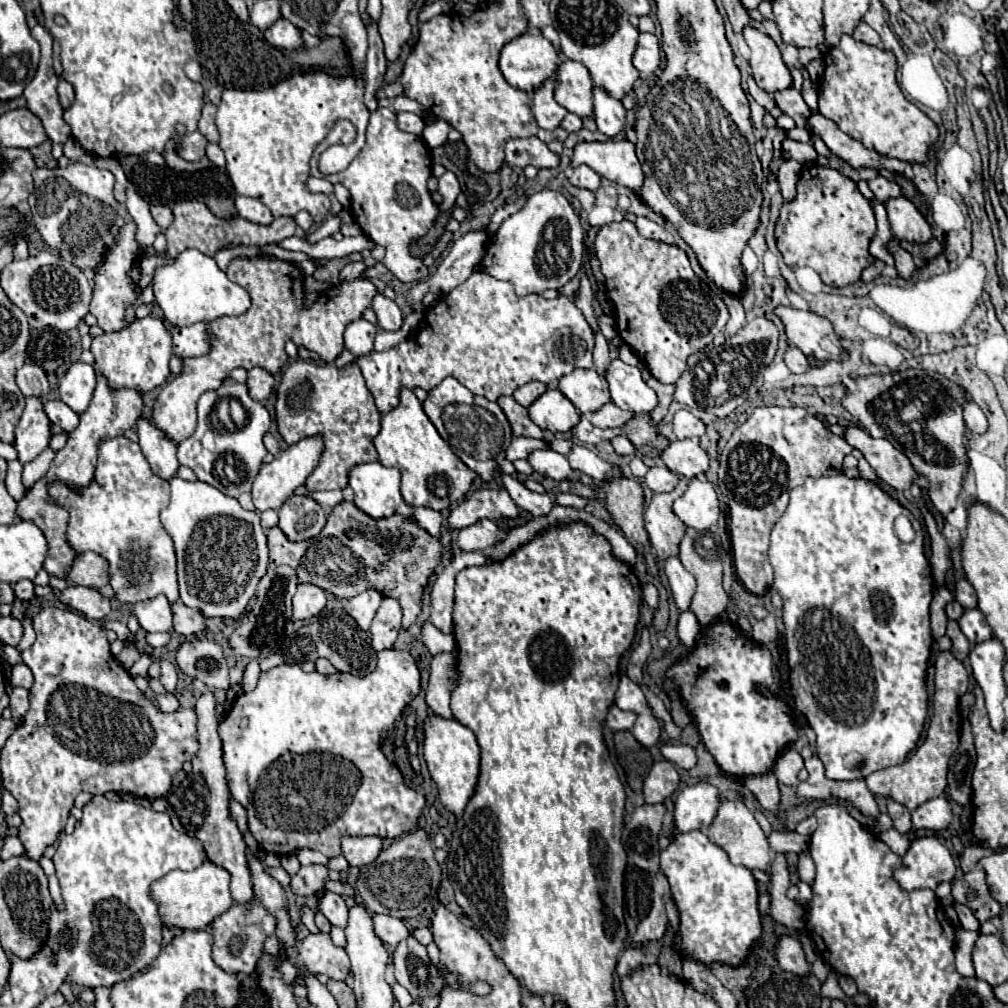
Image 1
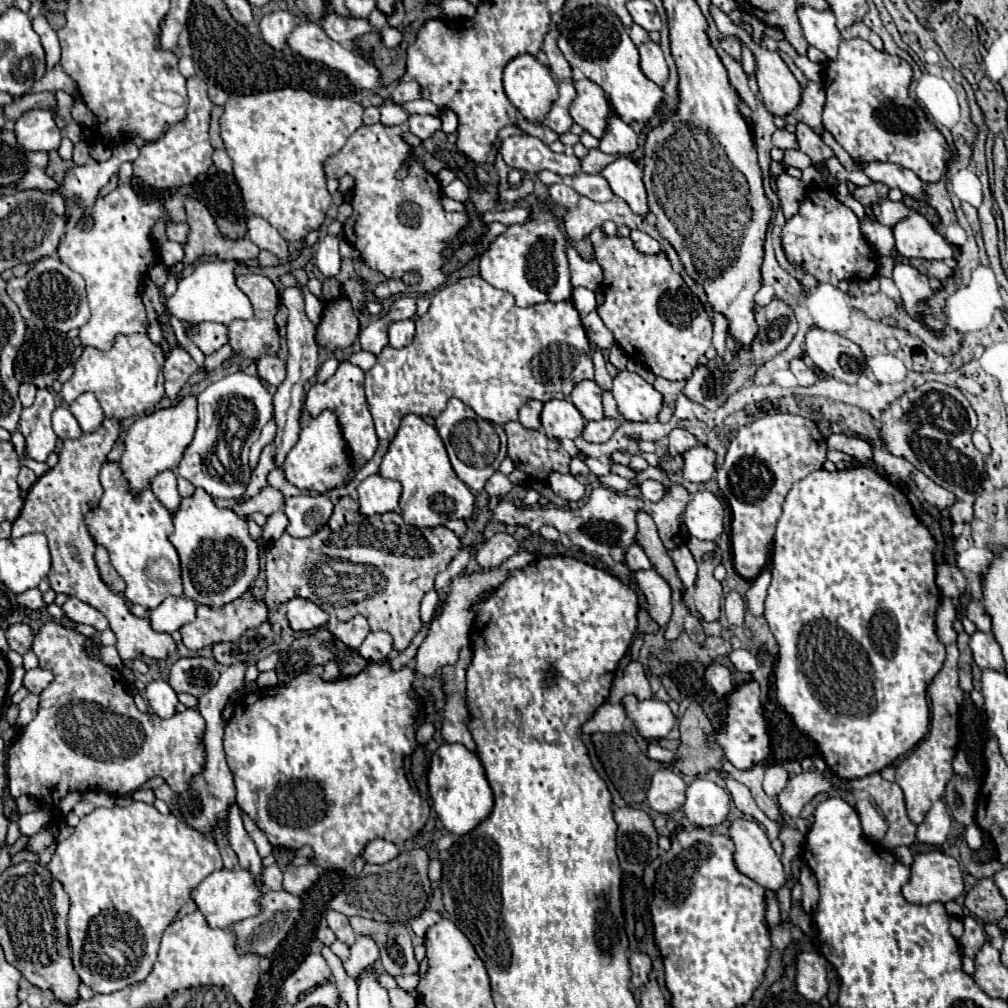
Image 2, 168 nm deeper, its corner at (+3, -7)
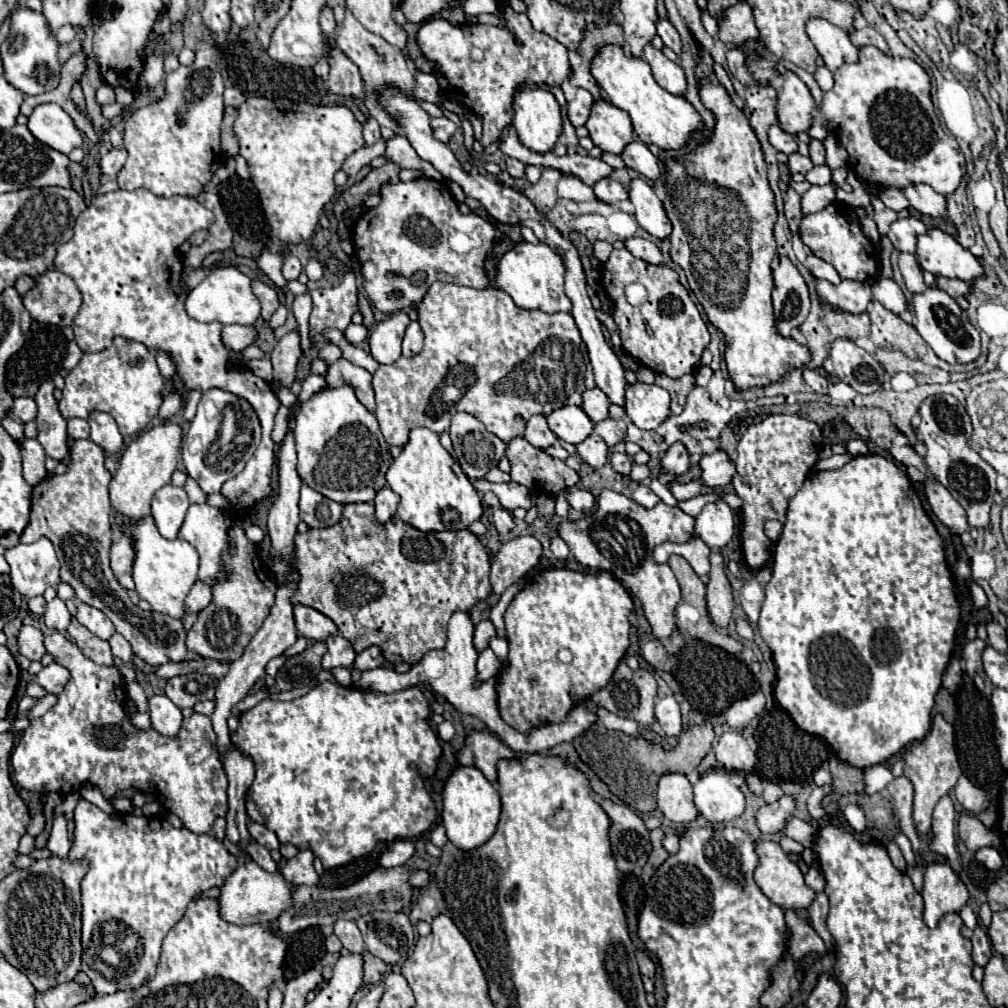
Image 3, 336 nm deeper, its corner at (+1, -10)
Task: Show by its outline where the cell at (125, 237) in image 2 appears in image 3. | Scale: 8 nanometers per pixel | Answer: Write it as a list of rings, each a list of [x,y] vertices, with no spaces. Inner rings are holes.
[[[139,188],[133,192],[127,192],[127,190],[107,192],[107,194],[95,196],[95,200],[79,214],[73,228],[73,238],[57,248],[55,268],[71,276],[83,294],[81,312],[77,314],[77,320],[71,326],[75,332],[75,342],[83,352],[101,352],[111,346],[115,336],[125,336],[129,340],[143,342],[149,350],[157,350],[157,348],[165,350],[175,362],[177,372],[181,374],[189,390],[197,388],[201,392],[207,392],[209,388],[225,388],[237,396],[245,396],[245,400],[253,404],[263,428],[261,444],[245,464],[241,476],[237,476],[237,480],[229,480],[229,484],[221,488],[221,494],[225,494],[231,500],[229,512],[239,514],[243,508],[253,506],[257,500],[265,498],[271,492],[271,470],[275,462],[275,444],[271,442],[271,430],[273,430],[275,414],[281,404],[277,394],[265,380],[257,378],[253,372],[245,368],[239,368],[239,370],[231,368],[227,358],[229,348],[221,344],[223,326],[219,322],[203,324],[185,314],[183,302],[187,292],[181,288],[183,260],[179,260],[179,246],[195,230],[199,228],[207,230],[211,222],[213,222],[213,214],[207,208],[203,208],[195,198],[189,198],[189,196],[159,198],[145,188]]]

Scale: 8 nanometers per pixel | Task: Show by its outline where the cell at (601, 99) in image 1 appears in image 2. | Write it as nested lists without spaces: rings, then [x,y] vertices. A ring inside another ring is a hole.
[[[613,115],[607,121],[607,131],[601,139],[601,151],[609,153],[609,155],[631,155],[633,151],[637,151],[639,143],[637,143],[637,133],[631,129],[631,125],[627,125],[625,121],[621,121],[617,115]]]

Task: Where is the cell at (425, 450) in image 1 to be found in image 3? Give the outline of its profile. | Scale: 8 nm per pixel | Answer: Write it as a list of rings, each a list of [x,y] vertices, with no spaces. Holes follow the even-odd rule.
[[[429,428],[411,430],[409,442],[391,462],[385,478],[391,490],[401,496],[397,508],[399,518],[417,530],[463,530],[483,514],[477,490],[463,474],[461,466],[453,460],[453,456],[441,446],[439,434]]]

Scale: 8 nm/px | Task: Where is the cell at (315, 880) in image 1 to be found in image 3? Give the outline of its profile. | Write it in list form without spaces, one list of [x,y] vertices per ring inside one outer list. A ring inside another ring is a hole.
[[[301,850],[295,858],[287,860],[281,874],[293,886],[315,886],[319,882],[319,876],[313,868],[313,854],[309,850]]]

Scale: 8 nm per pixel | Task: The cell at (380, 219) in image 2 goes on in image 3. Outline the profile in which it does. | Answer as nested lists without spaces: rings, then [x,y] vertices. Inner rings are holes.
[[[431,178],[381,186],[381,202],[365,210],[353,228],[351,242],[361,264],[363,286],[381,312],[417,306],[433,282],[469,288],[487,286],[483,260],[491,250],[495,228],[477,214],[463,216],[449,186]]]

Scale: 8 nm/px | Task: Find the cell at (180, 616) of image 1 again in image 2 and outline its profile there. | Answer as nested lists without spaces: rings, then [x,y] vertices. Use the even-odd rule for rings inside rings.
[[[247,589],[247,593],[243,593],[243,597],[239,597],[239,601],[231,601],[231,603],[223,605],[221,609],[211,609],[207,605],[199,605],[195,621],[183,625],[181,627],[181,635],[183,635],[183,643],[185,643],[187,649],[199,651],[199,649],[203,649],[207,645],[237,641],[247,629],[259,627],[265,619],[267,619],[267,605],[265,605],[265,601],[255,599],[253,597],[253,589]]]

